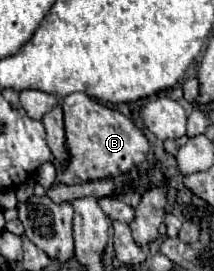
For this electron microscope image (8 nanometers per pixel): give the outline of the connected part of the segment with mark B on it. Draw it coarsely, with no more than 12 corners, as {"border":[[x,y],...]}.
{"border":[[84,92],[62,98],[68,162],[56,182],[140,166],[146,136]]}

